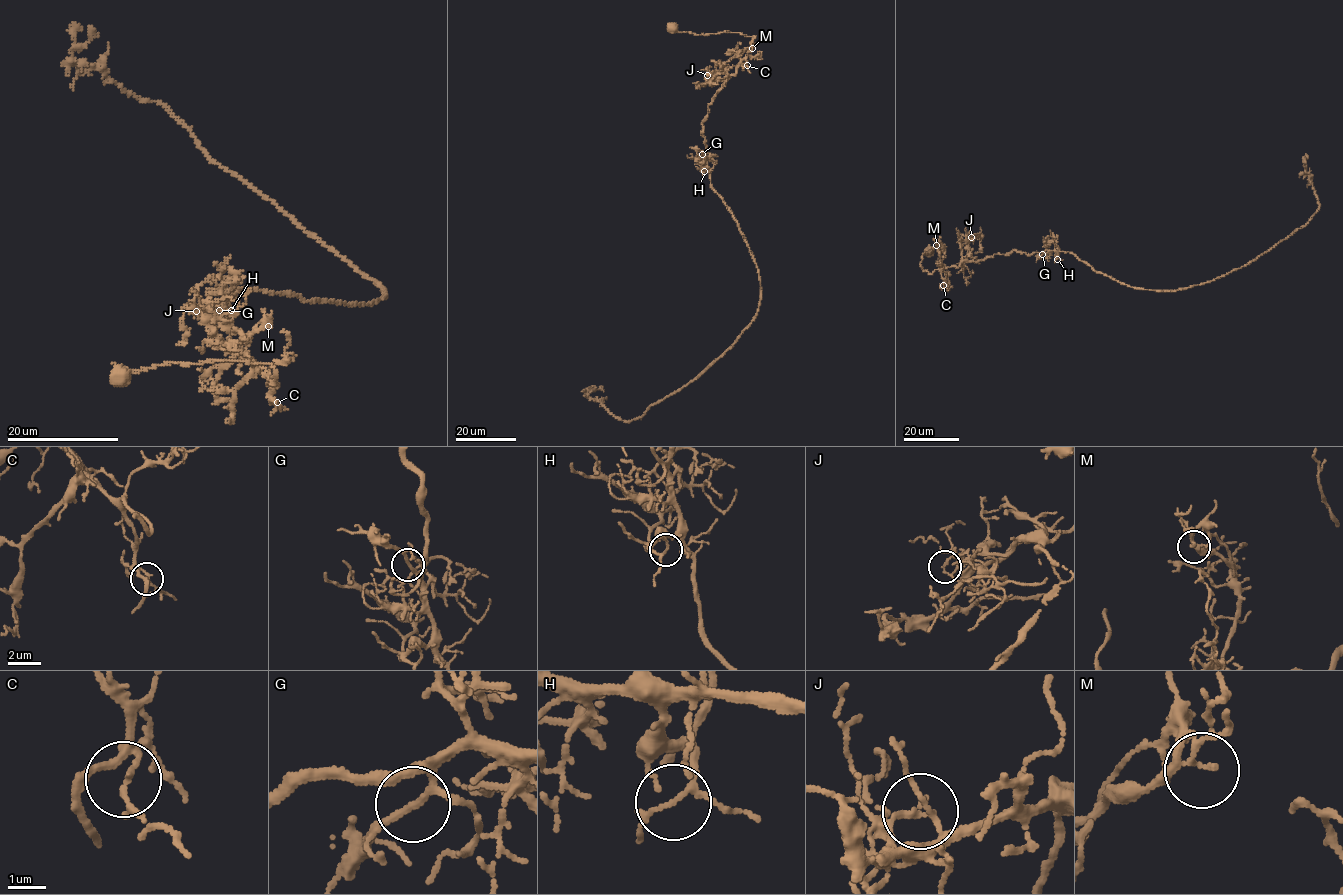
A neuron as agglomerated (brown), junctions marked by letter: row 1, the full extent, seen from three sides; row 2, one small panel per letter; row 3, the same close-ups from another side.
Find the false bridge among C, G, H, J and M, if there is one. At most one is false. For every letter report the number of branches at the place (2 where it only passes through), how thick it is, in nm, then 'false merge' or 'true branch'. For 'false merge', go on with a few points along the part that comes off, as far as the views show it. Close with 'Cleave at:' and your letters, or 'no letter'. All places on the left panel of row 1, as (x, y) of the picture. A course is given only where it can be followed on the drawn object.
C: 3 branches meet; 110 nm thick; true branch
G: 3 branches meet; 150 nm thick; true branch
H: 3 branches meet; 120 nm thick; true branch
J: 3 branches meet; 120 nm thick; false merge; foreign part runs (196, 311), (203, 311), (189, 308), (181, 321), (186, 334), (183, 343), (177, 345)
M: 3 branches meet; 130 nm thick; true branch
Cleave at: J

